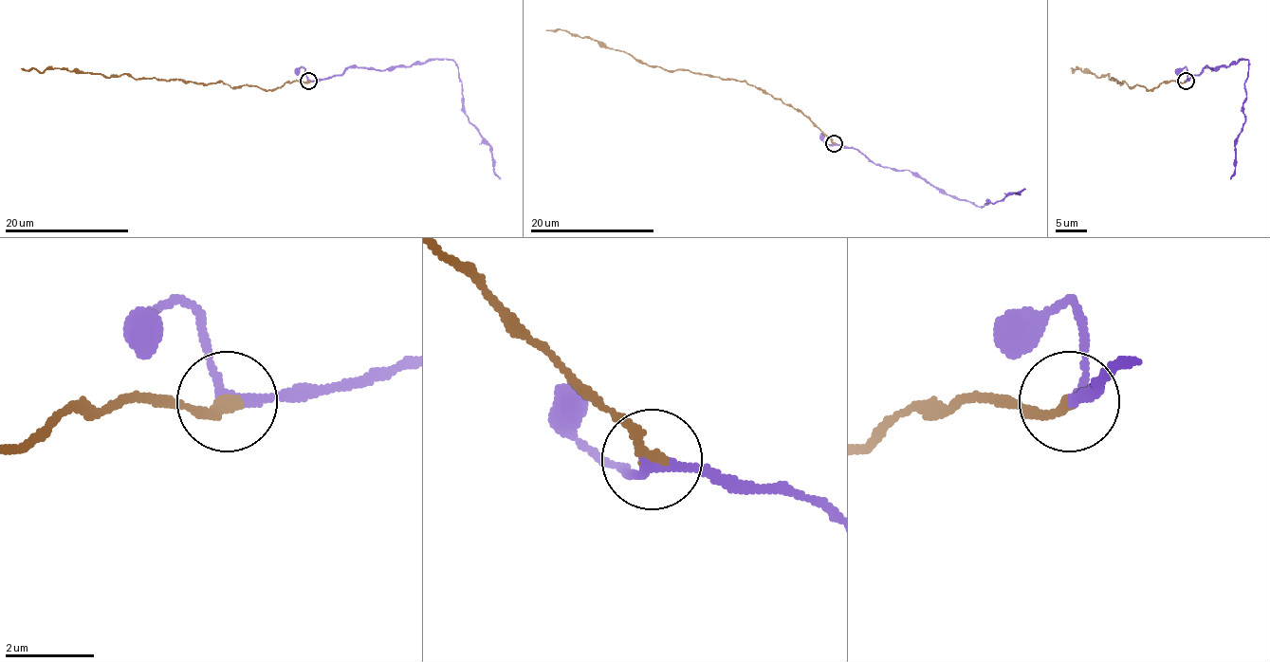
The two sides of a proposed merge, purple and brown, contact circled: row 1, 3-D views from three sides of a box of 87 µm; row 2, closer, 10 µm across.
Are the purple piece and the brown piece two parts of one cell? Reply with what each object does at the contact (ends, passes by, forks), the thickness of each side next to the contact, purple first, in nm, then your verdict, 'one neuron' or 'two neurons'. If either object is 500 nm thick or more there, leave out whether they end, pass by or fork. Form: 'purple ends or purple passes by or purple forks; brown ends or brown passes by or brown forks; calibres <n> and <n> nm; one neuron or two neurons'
purple passes by; brown ends; calibres 200 and 280 nm; one neuron

